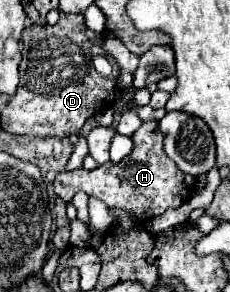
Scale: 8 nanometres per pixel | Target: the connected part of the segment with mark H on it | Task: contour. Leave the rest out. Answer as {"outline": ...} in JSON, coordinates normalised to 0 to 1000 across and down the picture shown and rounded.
{"outline":[[[630,418],[587,459],[587,521],[552,534],[526,562],[448,562],[396,589],[335,575],[335,582],[274,582],[248,596],[230,644],[239,664],[274,692],[309,692],[309,678],[335,664],[335,651],[378,658],[387,671],[413,671],[448,685],[474,712],[526,712],[561,726],[596,760],[657,753],[691,733],[709,733],[726,712],[778,712],[830,664],[848,610],[787,589],[717,527],[709,514],[709,466],[683,418]]]}

